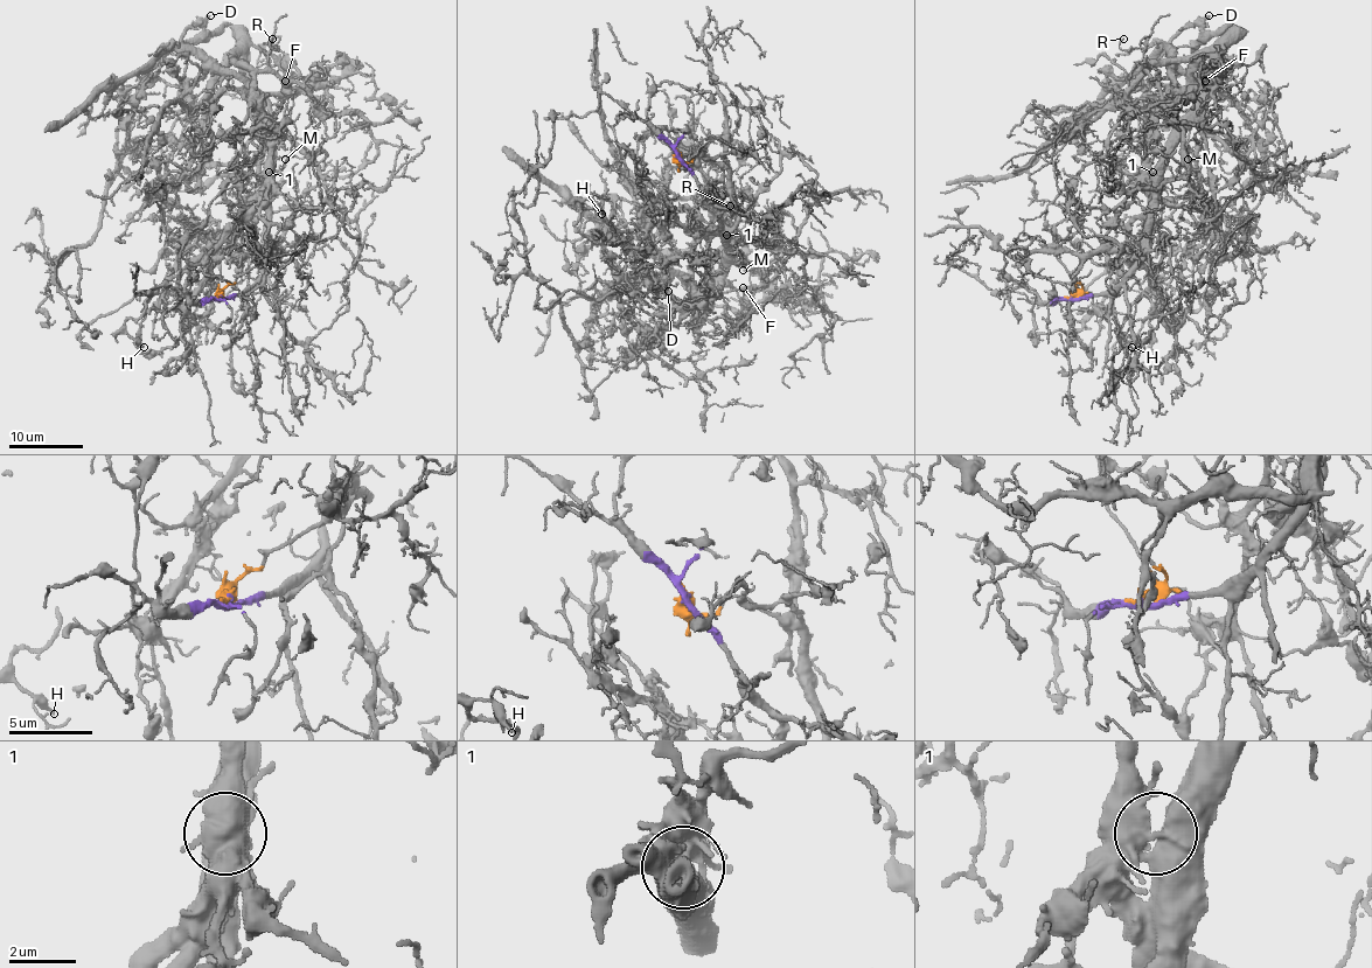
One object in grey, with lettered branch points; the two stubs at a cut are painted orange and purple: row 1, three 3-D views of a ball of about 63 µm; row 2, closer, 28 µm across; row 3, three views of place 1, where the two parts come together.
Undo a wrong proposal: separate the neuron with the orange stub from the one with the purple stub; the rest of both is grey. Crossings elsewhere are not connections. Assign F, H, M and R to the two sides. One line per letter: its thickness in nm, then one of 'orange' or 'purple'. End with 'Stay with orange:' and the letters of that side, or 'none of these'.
F: calibre 170 nm; orange
H: calibre 140 nm; purple
M: calibre 110 nm; purple
R: calibre 120 nm; purple
Stay with orange: F

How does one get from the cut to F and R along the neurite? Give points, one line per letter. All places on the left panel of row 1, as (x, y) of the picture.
F: (221, 296), (265, 253), (269, 223), (259, 213), (266, 200), (269, 98), (310, 86), (300, 77), (285, 82)
R: (221, 296), (243, 294), (260, 273), (269, 117), (235, 57), (263, 69), (276, 48), (272, 39)

